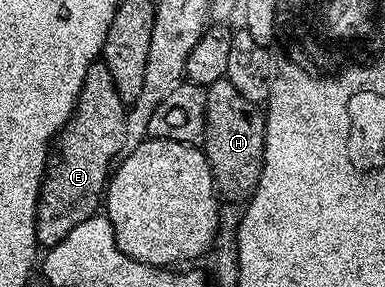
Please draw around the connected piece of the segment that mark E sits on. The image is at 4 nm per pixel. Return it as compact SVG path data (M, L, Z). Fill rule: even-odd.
M103 59L93 61L86 71L76 110L50 149L40 205L36 208L36 239L41 246L62 243L78 223L97 216L96 208L101 208L110 170L124 149L125 116L126 103L118 95L106 63Z

